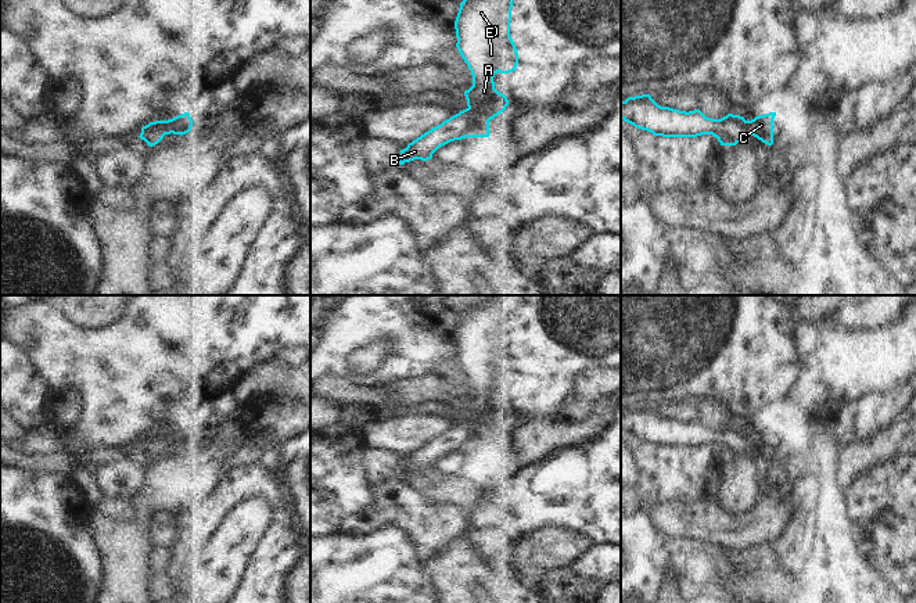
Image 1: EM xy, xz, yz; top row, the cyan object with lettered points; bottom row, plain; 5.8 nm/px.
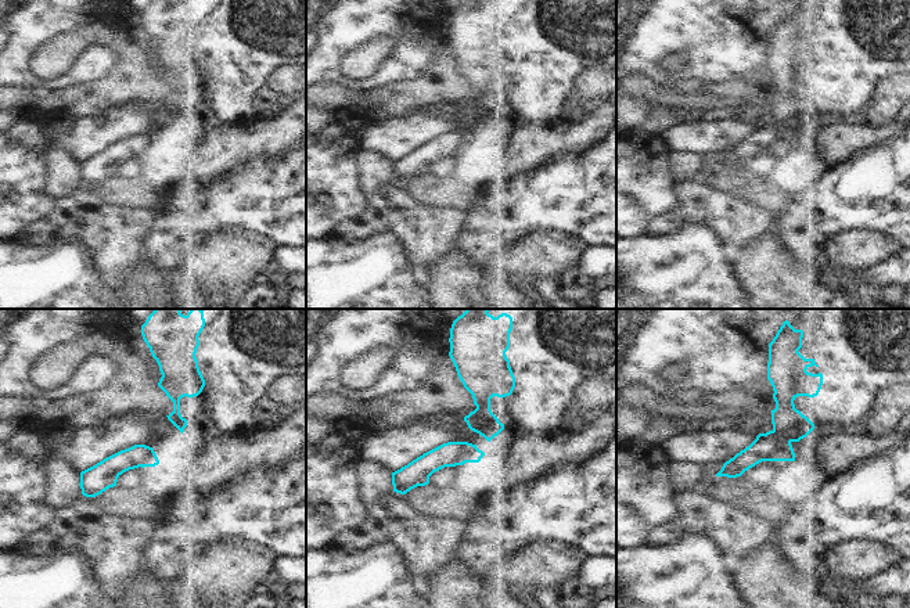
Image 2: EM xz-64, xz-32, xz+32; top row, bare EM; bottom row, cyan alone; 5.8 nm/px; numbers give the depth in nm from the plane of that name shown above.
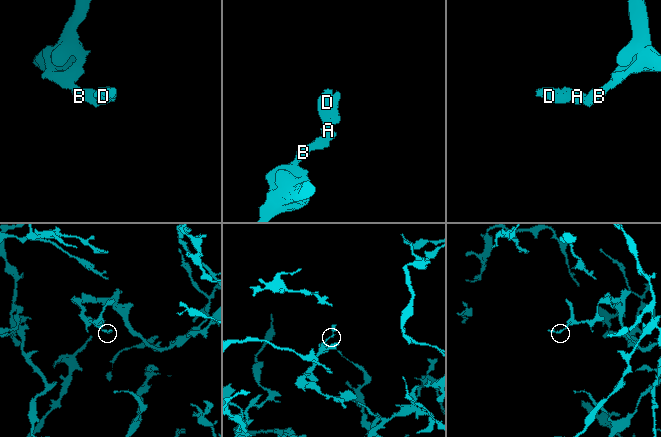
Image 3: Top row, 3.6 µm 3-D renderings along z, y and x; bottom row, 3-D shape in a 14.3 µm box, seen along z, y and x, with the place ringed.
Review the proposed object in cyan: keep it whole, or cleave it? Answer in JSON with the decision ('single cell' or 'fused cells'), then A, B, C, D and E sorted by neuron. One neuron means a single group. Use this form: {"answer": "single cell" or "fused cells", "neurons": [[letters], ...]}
{"answer": "single cell", "neurons": [["A", "B", "C", "D", "E"]]}

